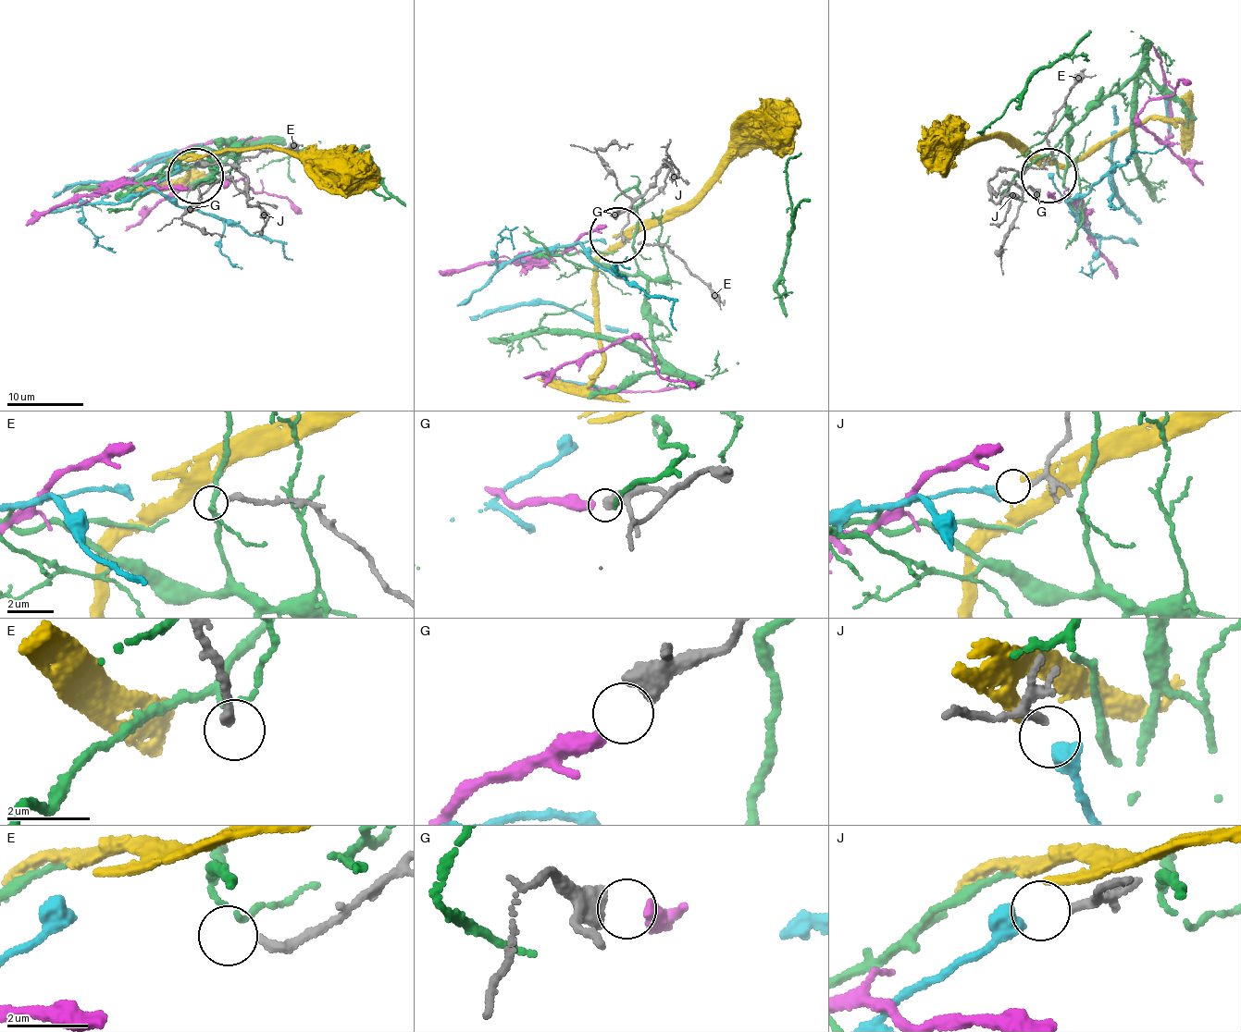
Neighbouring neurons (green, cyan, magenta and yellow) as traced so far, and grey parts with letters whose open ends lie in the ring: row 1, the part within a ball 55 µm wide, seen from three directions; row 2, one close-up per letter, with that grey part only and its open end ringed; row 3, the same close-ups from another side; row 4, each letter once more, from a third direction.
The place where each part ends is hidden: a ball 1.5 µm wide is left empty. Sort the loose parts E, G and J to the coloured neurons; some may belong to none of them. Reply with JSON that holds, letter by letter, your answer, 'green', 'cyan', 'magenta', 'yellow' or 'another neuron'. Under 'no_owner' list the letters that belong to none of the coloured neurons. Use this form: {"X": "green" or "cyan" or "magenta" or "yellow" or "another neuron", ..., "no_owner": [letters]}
{"E": "another neuron", "G": "magenta", "J": "cyan", "no_owner": ["E"]}

